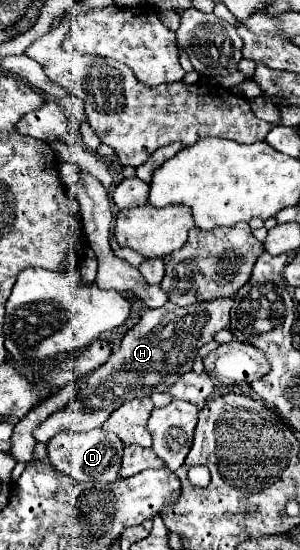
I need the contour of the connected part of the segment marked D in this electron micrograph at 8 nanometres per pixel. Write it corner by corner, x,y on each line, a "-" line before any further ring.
93,429
87,433
73,433
65,431
61,435
55,435
47,443
49,463
55,471
69,475
77,483
85,481
101,481
101,483
113,483
119,479
119,465
123,455
123,443
117,435
107,433
103,429

